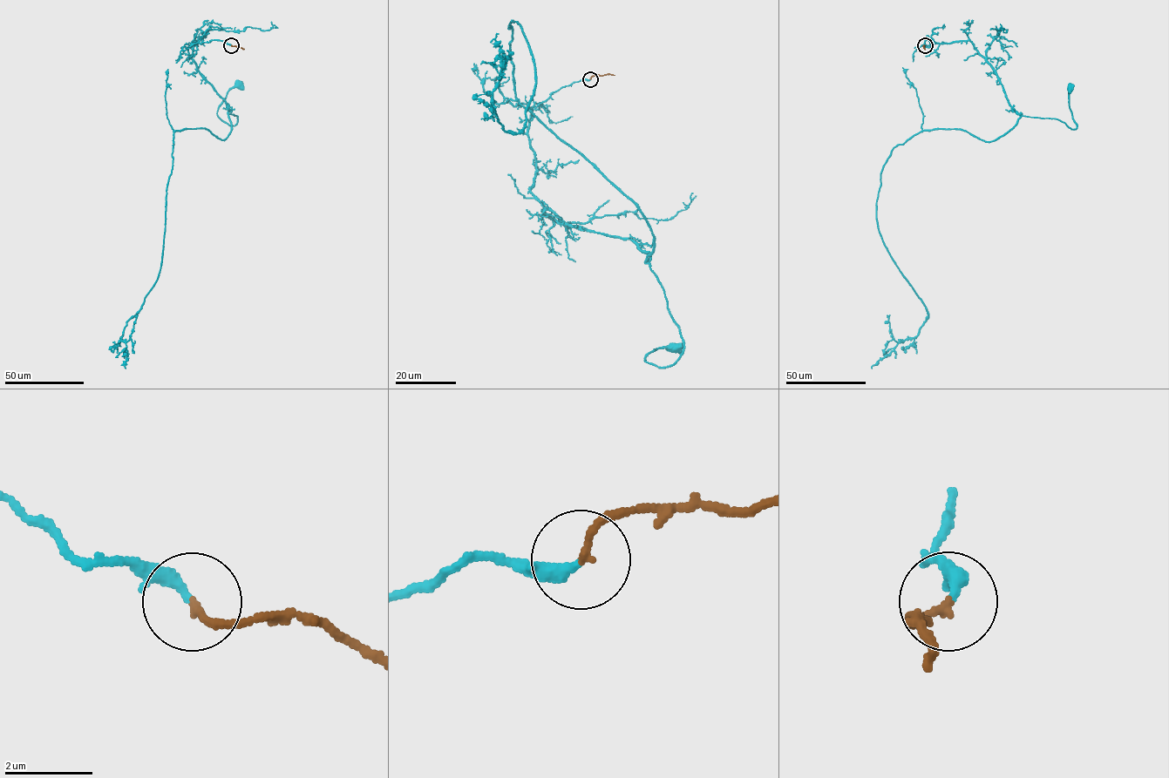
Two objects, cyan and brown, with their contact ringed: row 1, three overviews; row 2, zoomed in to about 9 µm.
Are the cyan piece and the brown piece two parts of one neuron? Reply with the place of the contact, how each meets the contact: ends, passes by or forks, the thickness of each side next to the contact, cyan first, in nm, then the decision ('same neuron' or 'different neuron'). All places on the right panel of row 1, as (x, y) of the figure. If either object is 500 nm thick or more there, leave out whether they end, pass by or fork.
(925, 45) | cyan ends | brown ends | 280/170 nm | same neuron

